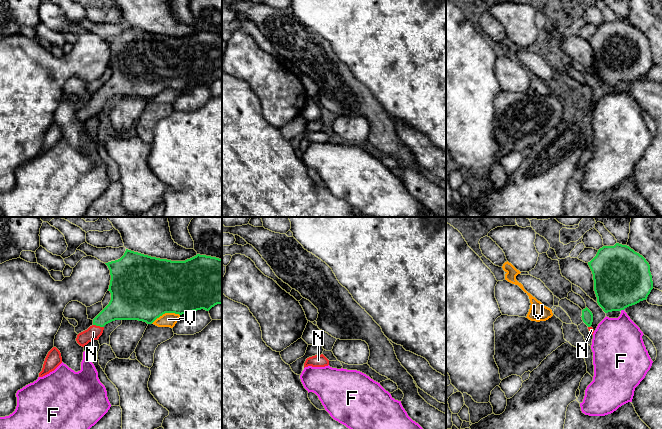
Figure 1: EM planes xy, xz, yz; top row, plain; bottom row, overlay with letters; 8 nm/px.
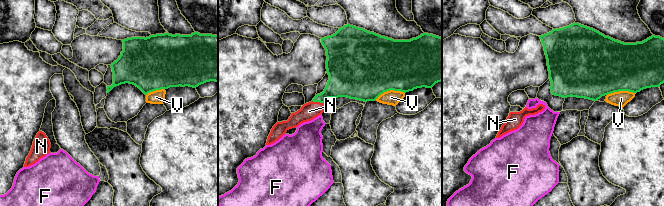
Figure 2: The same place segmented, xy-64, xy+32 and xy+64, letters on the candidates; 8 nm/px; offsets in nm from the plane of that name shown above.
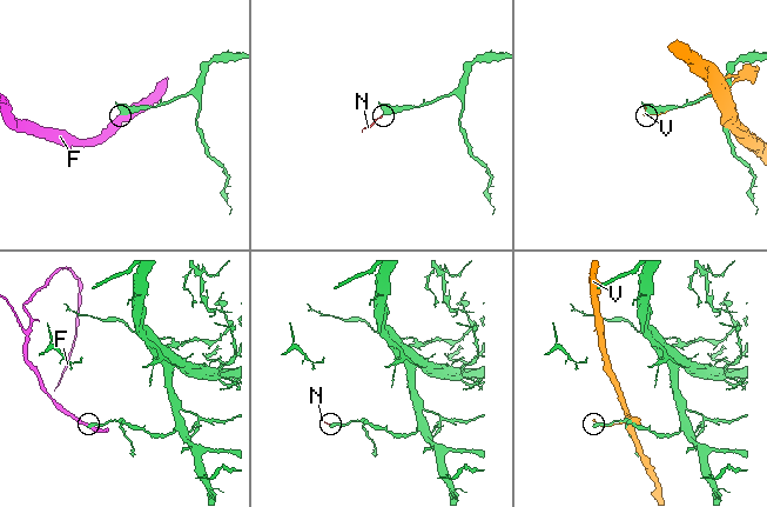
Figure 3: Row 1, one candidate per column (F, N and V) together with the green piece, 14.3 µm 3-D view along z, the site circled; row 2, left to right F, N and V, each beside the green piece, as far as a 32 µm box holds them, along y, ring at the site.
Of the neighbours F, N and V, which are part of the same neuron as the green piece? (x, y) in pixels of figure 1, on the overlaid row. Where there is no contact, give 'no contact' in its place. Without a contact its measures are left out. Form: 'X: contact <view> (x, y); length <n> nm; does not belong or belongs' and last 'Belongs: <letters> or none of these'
F: contact yz (621, 309); length 30 nm; does not belong
N: contact xy (98, 325); length 90 nm; belongs
V: contact xy (165, 312); length 240 nm; does not belong
Belongs: N

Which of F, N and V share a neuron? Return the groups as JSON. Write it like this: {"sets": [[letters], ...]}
{"sets": [["F"], ["N"], ["V"]]}

